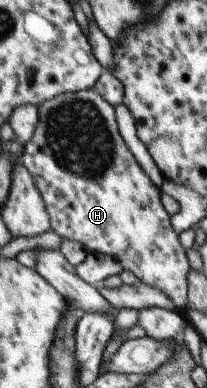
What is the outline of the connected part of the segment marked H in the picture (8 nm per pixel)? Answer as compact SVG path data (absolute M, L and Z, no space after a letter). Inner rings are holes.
M91 89L80 90L77 92L65 92L61 95L57 95L52 99L47 99L37 106L38 119L33 136L23 146L19 162L27 173L31 175L33 183L41 195L41 201L43 201L45 213L49 219L50 229L59 236L59 238L77 241L81 243L86 254L105 255L111 259L117 261L121 271L131 272L140 282L140 284L147 285L147 287L153 287L153 289L159 289L159 293L163 293L165 297L173 305L175 305L178 311L182 311L186 308L187 304L187 289L186 278L189 263L186 259L183 247L178 241L178 235L173 231L169 220L170 215L163 209L160 202L160 191L157 187L153 187L153 183L149 181L149 177L145 175L145 171L137 165L137 161L133 159L133 155L129 152L129 149L125 146L123 139L119 136L117 125L115 123L114 108L105 99L102 99L97 93L93 93Z

